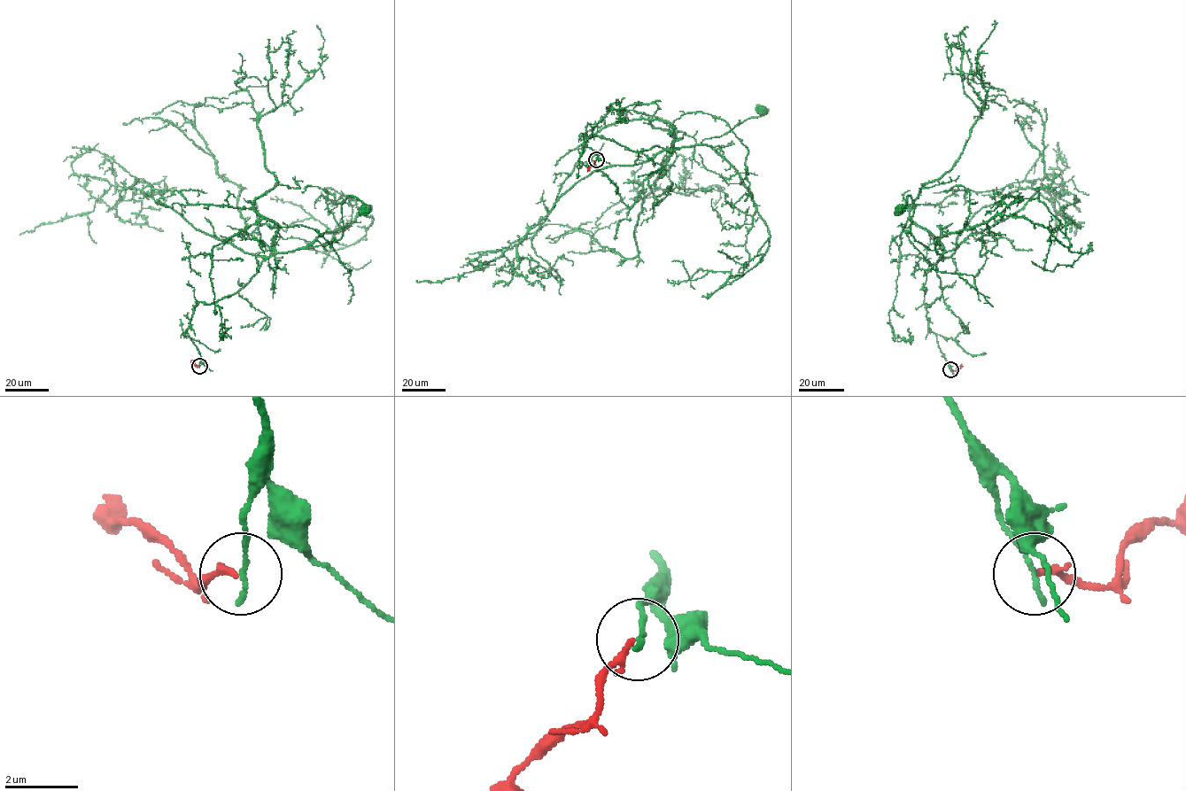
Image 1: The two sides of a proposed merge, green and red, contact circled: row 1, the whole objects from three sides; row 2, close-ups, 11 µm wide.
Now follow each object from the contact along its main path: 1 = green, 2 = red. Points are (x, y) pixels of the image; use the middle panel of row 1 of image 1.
1: (596, 159), (583, 143), (590, 136), (635, 151), (654, 146), (675, 151), (720, 136), (763, 111)
2: (596, 159), (587, 171)

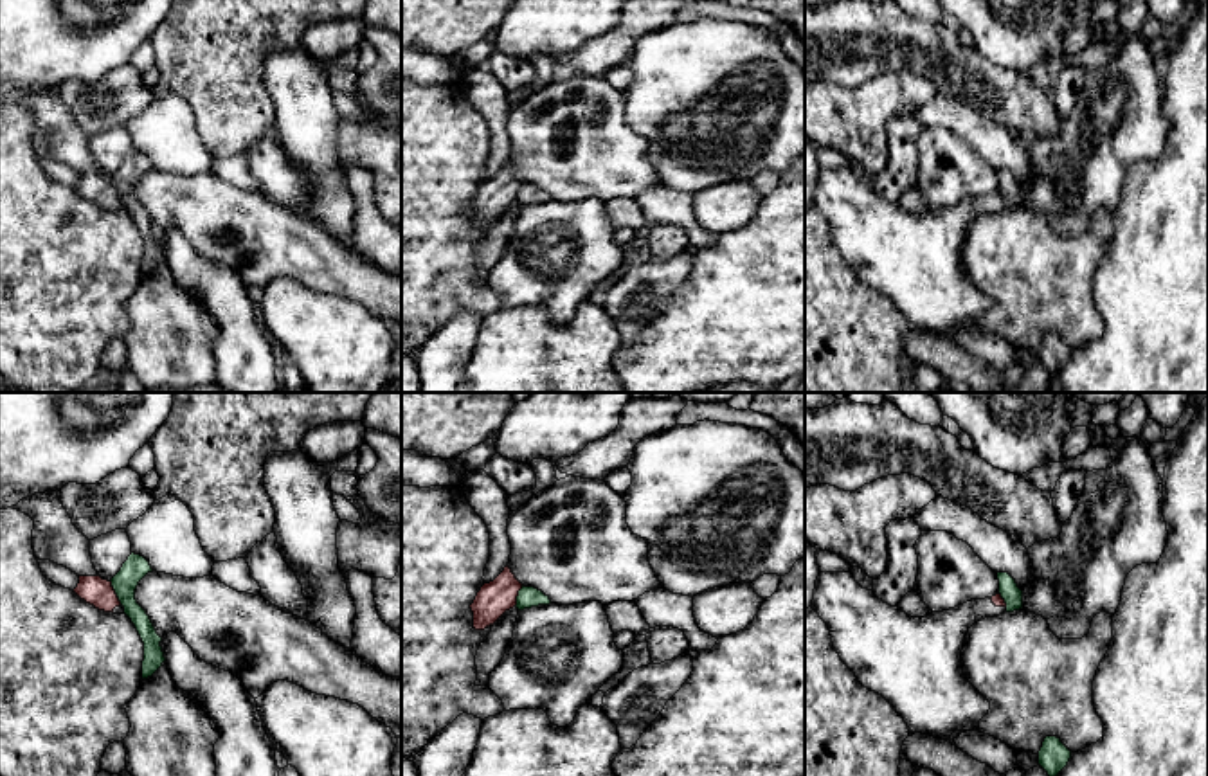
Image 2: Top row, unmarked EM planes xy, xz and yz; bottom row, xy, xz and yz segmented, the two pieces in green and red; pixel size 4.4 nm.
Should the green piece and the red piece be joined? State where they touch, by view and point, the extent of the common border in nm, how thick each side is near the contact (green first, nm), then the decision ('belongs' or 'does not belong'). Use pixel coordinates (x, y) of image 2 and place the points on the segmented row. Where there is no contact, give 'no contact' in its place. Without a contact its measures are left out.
contact xy (116, 593); length 120 nm; calibres 110 and 130 nm; does not belong

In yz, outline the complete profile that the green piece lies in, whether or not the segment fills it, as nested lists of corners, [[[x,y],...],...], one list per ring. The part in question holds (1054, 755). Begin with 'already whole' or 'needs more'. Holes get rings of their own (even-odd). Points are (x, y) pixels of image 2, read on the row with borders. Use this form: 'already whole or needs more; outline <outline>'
already whole; outline [[[1046,736],[1039,751],[1039,765],[1048,772],[1048,776],[1059,776],[1059,772],[1068,765],[1071,751],[1057,736]]]

